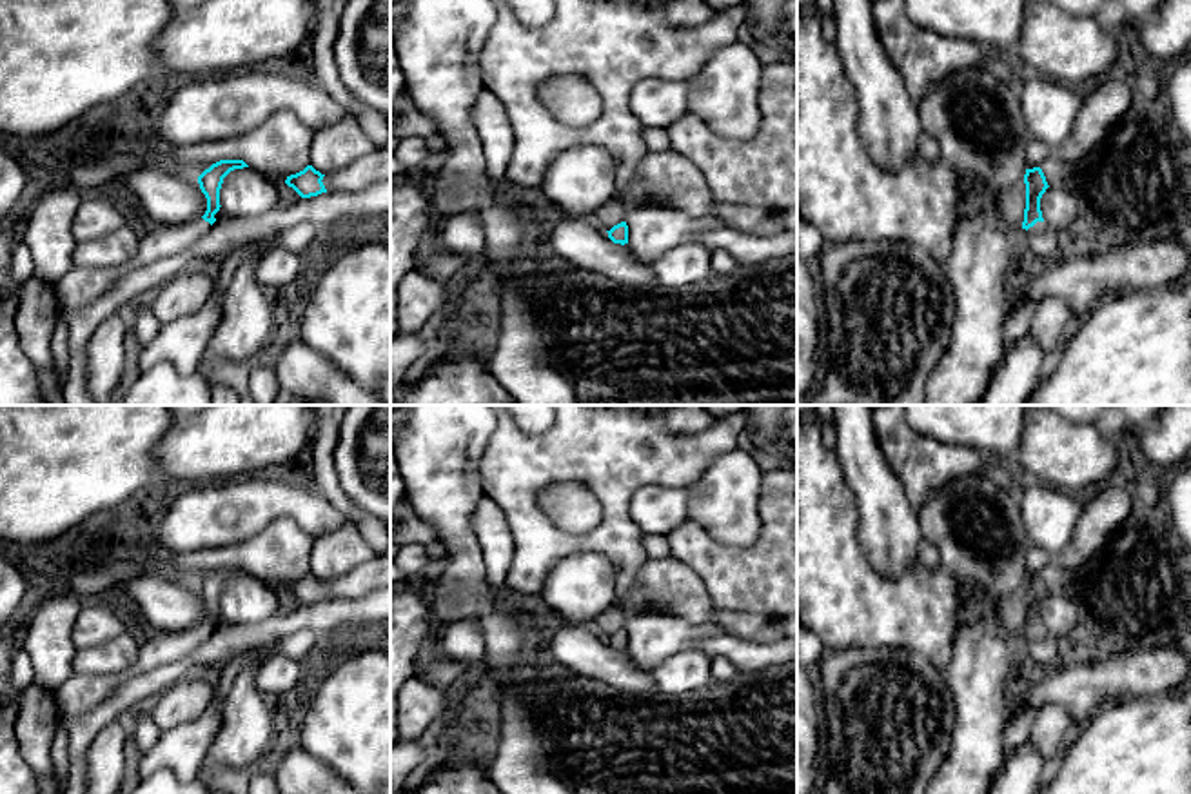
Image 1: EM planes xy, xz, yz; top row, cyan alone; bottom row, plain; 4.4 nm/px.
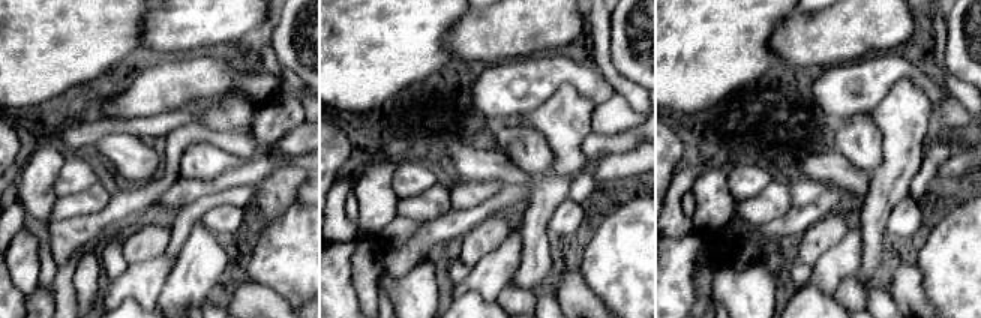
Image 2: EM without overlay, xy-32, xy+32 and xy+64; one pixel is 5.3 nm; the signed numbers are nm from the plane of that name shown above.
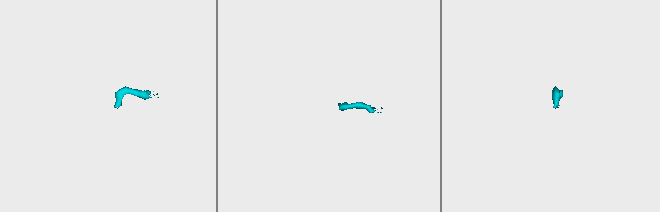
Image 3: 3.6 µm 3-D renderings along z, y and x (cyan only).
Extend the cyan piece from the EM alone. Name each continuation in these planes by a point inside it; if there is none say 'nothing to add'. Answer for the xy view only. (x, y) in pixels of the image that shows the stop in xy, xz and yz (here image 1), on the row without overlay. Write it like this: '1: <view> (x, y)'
1: xy (373, 575)
2: xy (80, 693)

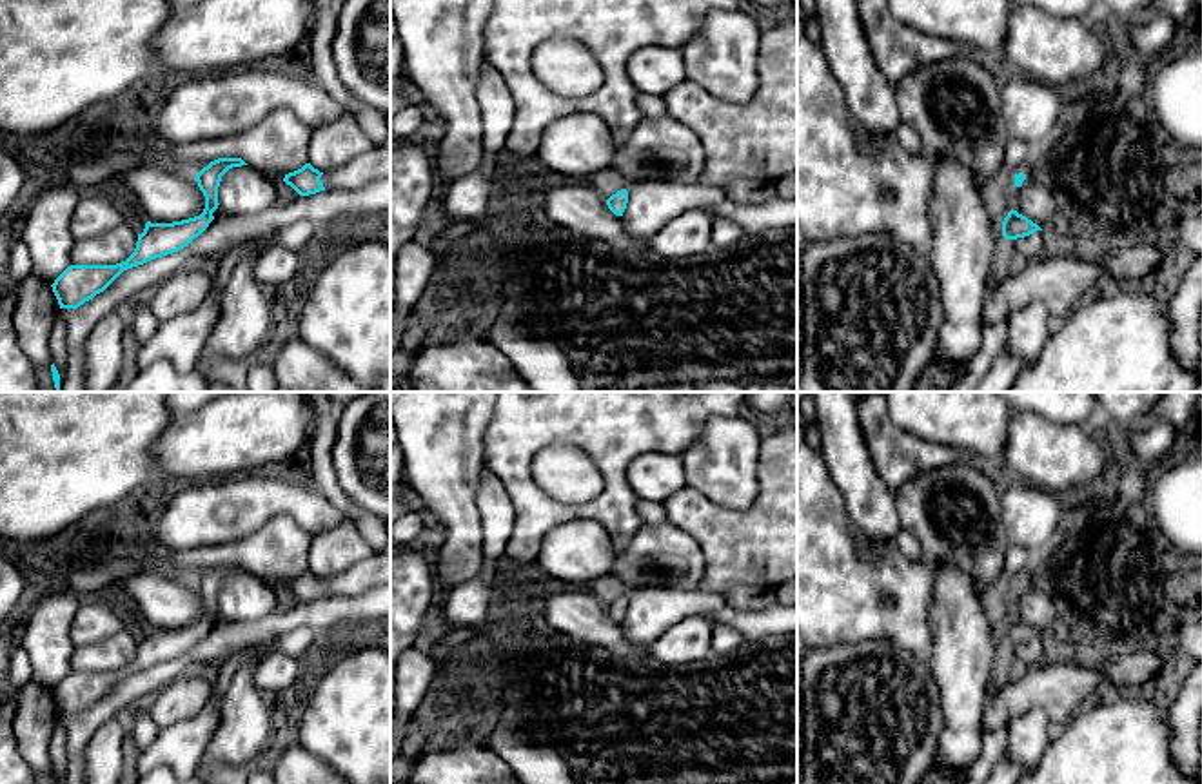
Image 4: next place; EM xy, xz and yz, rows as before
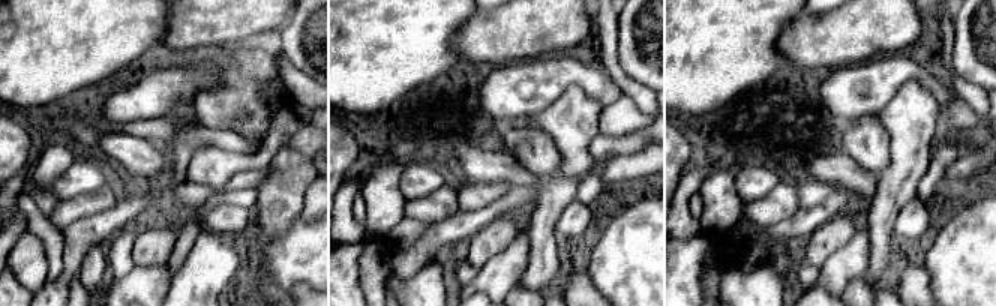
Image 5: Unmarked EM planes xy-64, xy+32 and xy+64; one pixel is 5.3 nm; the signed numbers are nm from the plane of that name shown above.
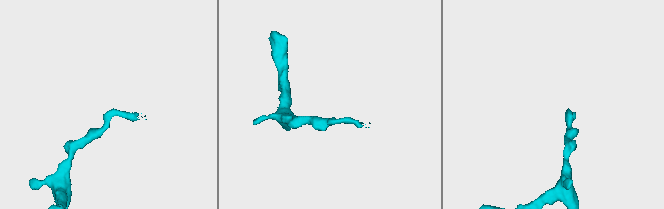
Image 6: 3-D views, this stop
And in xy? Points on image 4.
1: xy (374, 570)

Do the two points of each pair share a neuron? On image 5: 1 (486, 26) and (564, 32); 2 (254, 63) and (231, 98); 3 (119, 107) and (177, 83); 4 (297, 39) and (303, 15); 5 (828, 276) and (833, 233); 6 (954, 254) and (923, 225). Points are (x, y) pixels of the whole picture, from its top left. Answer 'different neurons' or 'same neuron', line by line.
1: same neuron
2: same neuron
3: same neuron
4: same neuron
5: different neurons
6: different neurons

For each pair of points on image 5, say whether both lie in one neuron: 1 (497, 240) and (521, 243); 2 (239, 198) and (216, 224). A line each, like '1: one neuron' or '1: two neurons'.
1: two neurons
2: two neurons

